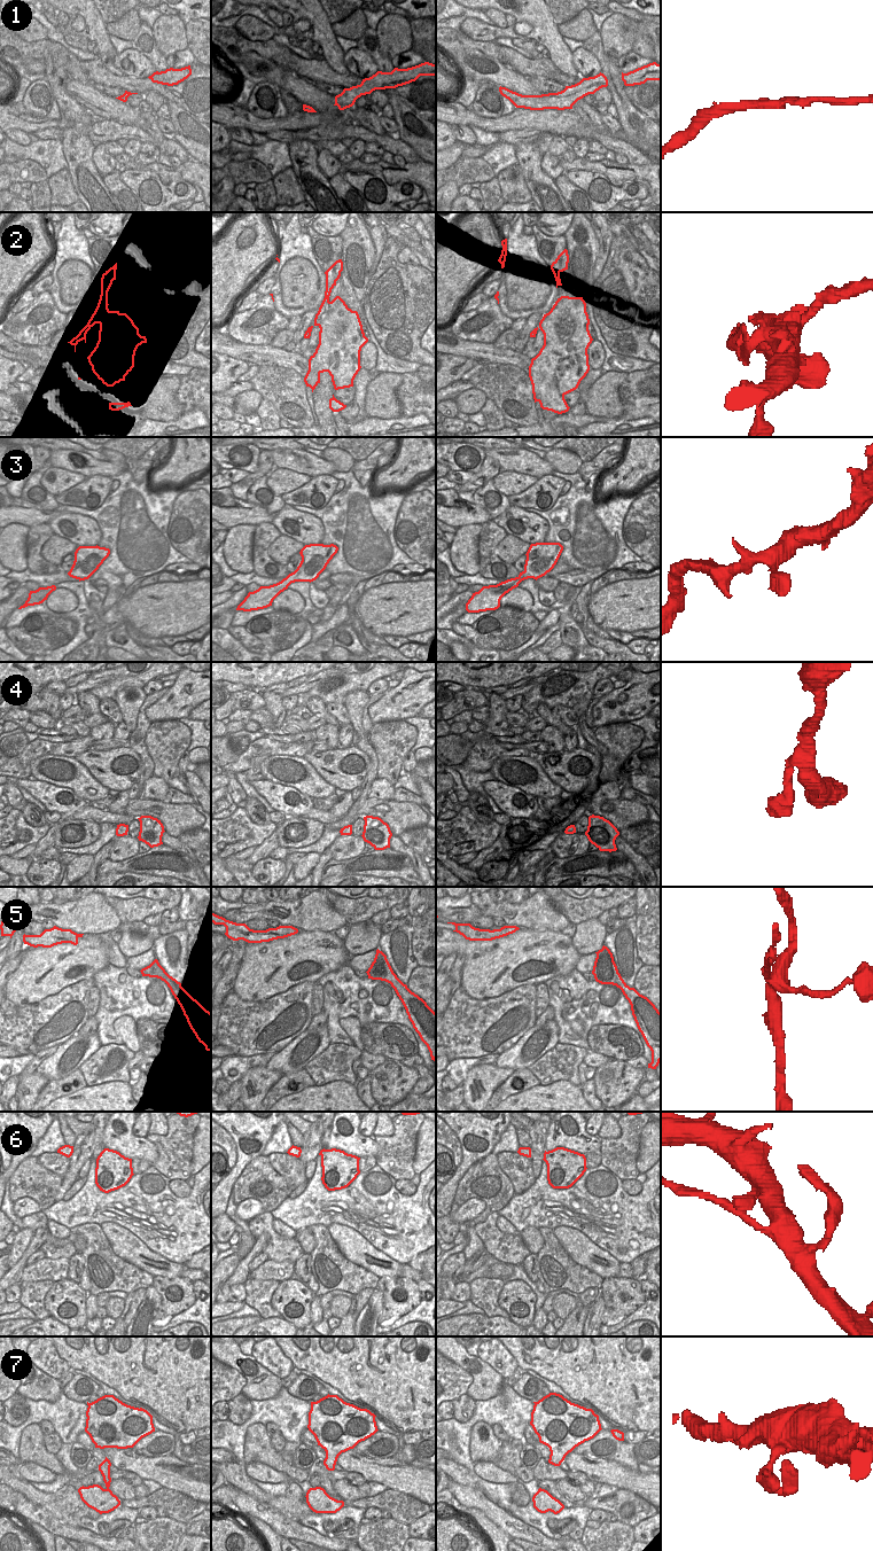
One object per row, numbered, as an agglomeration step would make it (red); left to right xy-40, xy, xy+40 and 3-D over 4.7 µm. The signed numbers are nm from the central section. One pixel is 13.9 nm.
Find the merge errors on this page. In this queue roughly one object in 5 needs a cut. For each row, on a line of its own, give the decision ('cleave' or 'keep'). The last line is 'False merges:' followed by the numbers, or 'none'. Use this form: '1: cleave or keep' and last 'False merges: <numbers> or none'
1: keep
2: cleave
3: keep
4: keep
5: cleave
6: keep
7: keep
False merges: 2, 5

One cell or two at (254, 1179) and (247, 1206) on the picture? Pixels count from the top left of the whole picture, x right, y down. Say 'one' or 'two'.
two

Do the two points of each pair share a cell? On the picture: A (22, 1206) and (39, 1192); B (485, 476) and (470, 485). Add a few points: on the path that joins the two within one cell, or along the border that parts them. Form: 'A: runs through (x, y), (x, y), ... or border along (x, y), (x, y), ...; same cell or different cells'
A: border along (14, 1201), (21, 1198), (32, 1198), (41, 1210); different cells
B: runs through (482, 476), (474, 483); same cell

